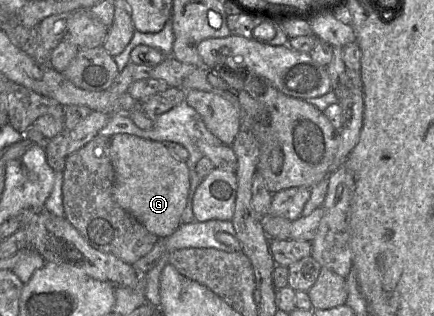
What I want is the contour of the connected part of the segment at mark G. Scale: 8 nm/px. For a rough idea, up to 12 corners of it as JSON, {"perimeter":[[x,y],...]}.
{"perimeter":[[112,135],[115,202],[160,239],[181,224],[186,161]]}

